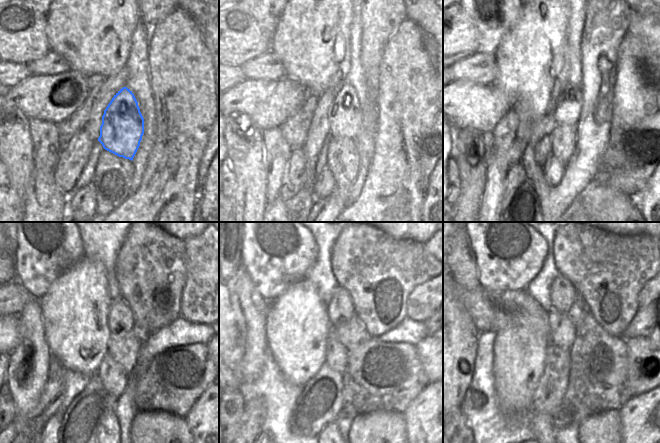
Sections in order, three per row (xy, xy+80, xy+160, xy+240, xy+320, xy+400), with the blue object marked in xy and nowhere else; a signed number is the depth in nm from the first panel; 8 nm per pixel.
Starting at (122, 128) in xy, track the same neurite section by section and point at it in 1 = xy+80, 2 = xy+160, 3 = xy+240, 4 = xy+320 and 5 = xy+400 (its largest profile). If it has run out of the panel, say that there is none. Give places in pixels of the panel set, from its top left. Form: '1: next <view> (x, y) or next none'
1: next xy+80 (344, 115)
2: next xy+160 (569, 107)
3: next xy+240 (120, 320)
4: next xy+320 (340, 309)
5: next xy+400 (562, 293)

